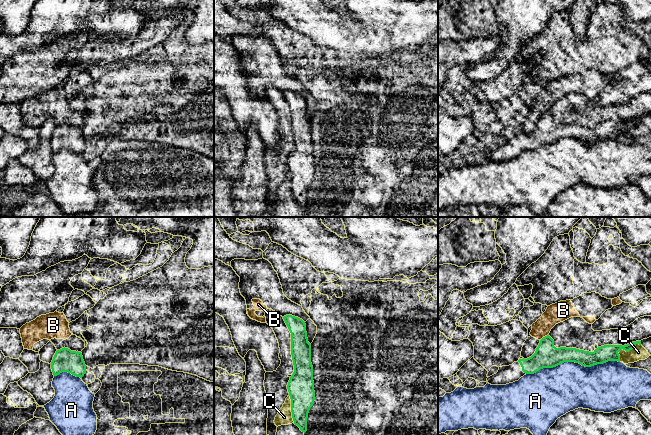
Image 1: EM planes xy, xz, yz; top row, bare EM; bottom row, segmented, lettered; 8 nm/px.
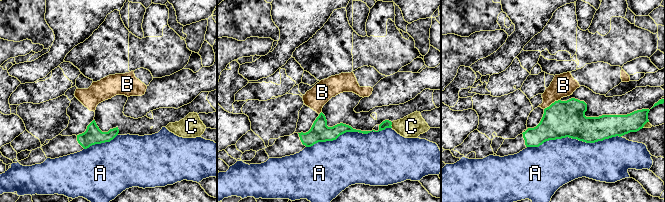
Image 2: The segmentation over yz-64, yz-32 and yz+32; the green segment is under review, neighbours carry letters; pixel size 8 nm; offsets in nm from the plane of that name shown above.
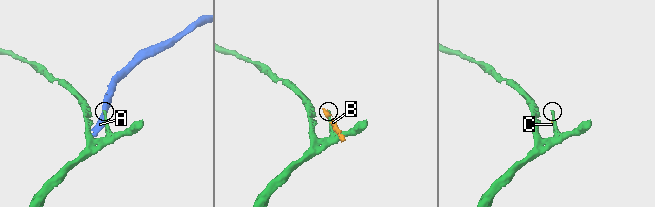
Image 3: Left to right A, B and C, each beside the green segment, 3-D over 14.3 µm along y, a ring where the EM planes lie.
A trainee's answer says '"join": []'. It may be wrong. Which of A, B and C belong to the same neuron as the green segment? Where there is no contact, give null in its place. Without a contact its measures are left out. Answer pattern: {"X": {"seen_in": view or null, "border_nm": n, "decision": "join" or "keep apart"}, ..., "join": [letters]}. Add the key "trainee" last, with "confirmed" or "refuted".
{"A": {"seen_in": "yz", "border_nm": 750, "decision": "keep apart"}, "B": {"seen_in": "yz", "border_nm": 80, "decision": "keep apart"}, "C": {"seen_in": "yz", "border_nm": 220, "decision": "keep apart"}, "join": [], "trainee": "confirmed"}

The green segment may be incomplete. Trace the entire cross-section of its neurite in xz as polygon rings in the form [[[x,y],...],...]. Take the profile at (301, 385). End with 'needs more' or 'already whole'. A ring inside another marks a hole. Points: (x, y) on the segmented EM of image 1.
[[[286,315],[283,319],[291,333],[291,355],[294,365],[294,372],[287,385],[292,418],[294,424],[305,433],[308,413],[315,400],[311,344],[308,342],[306,324],[302,319],[292,315]]]; already whole

